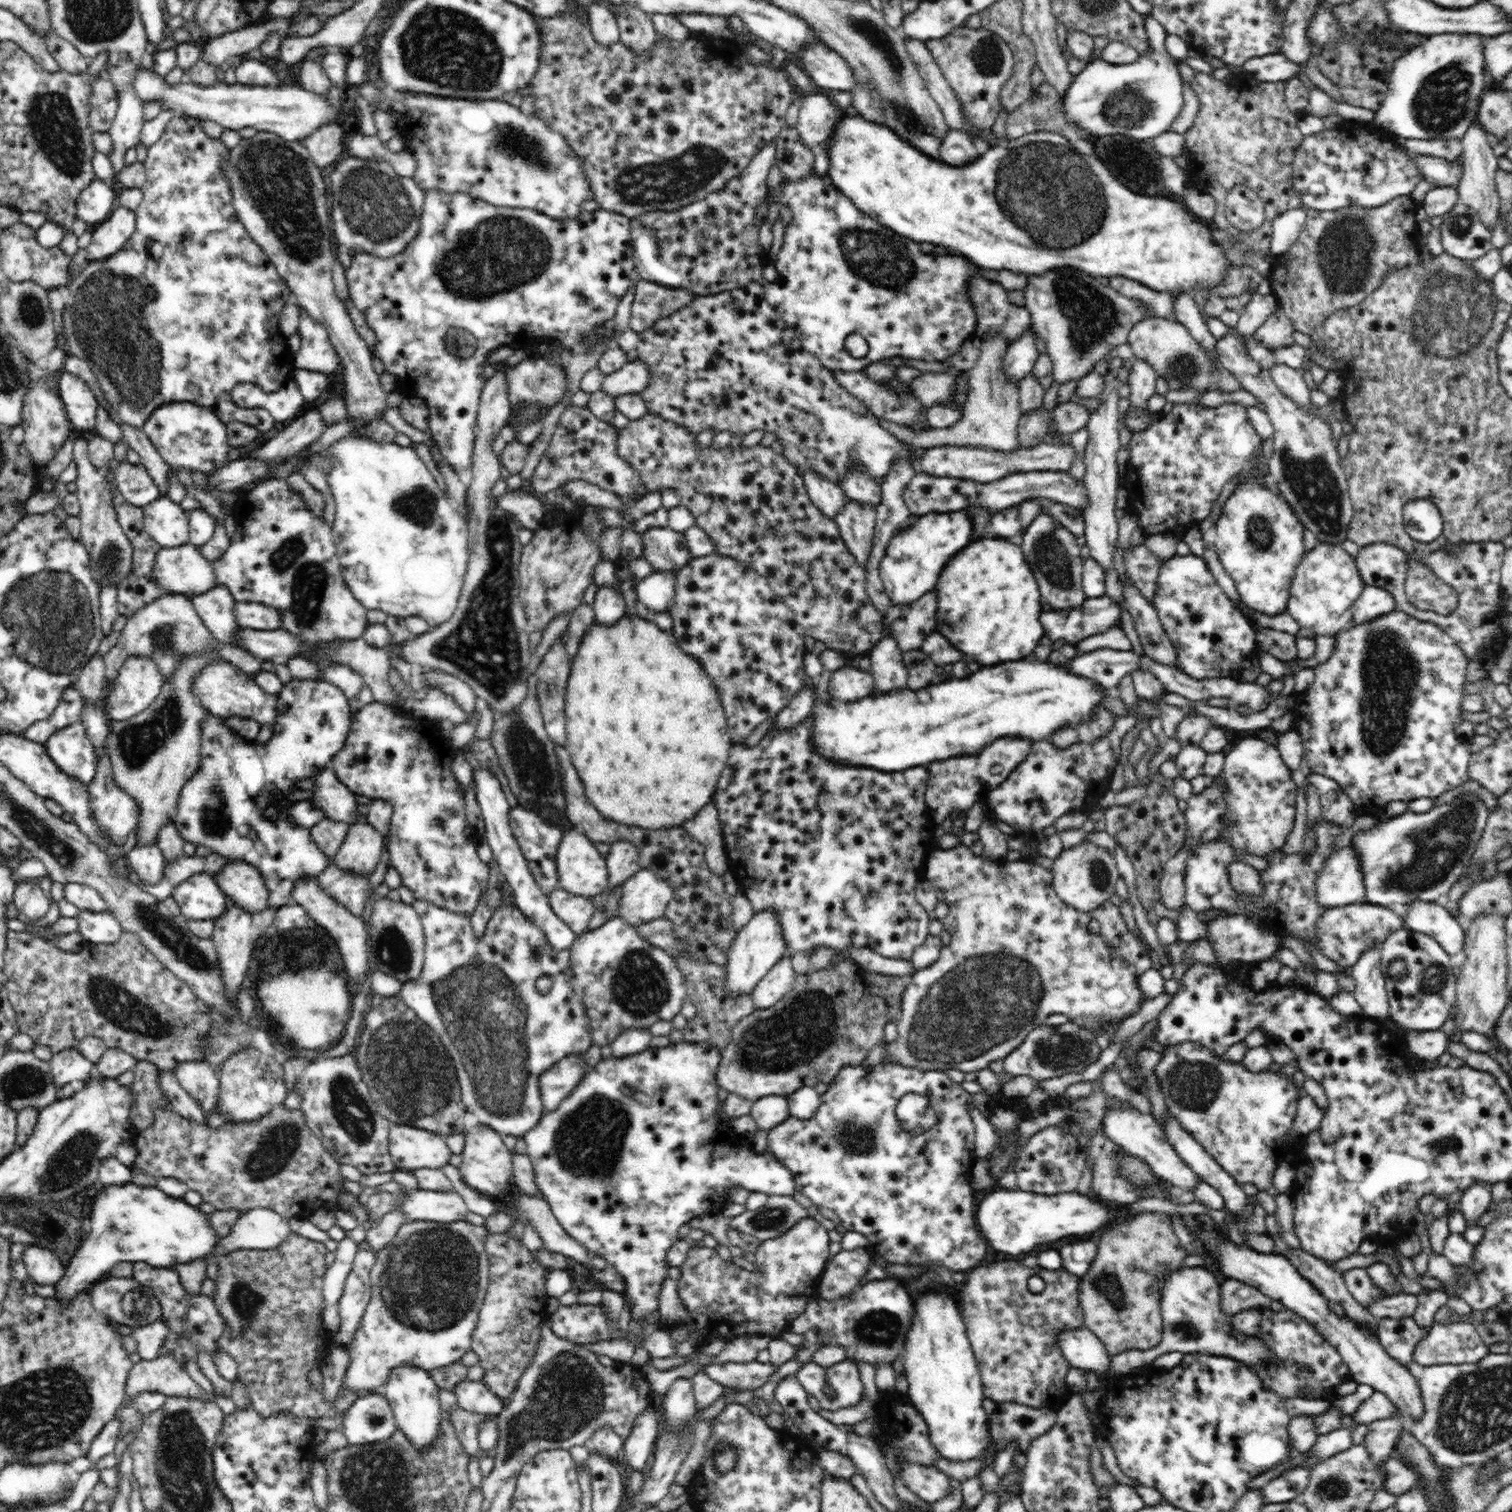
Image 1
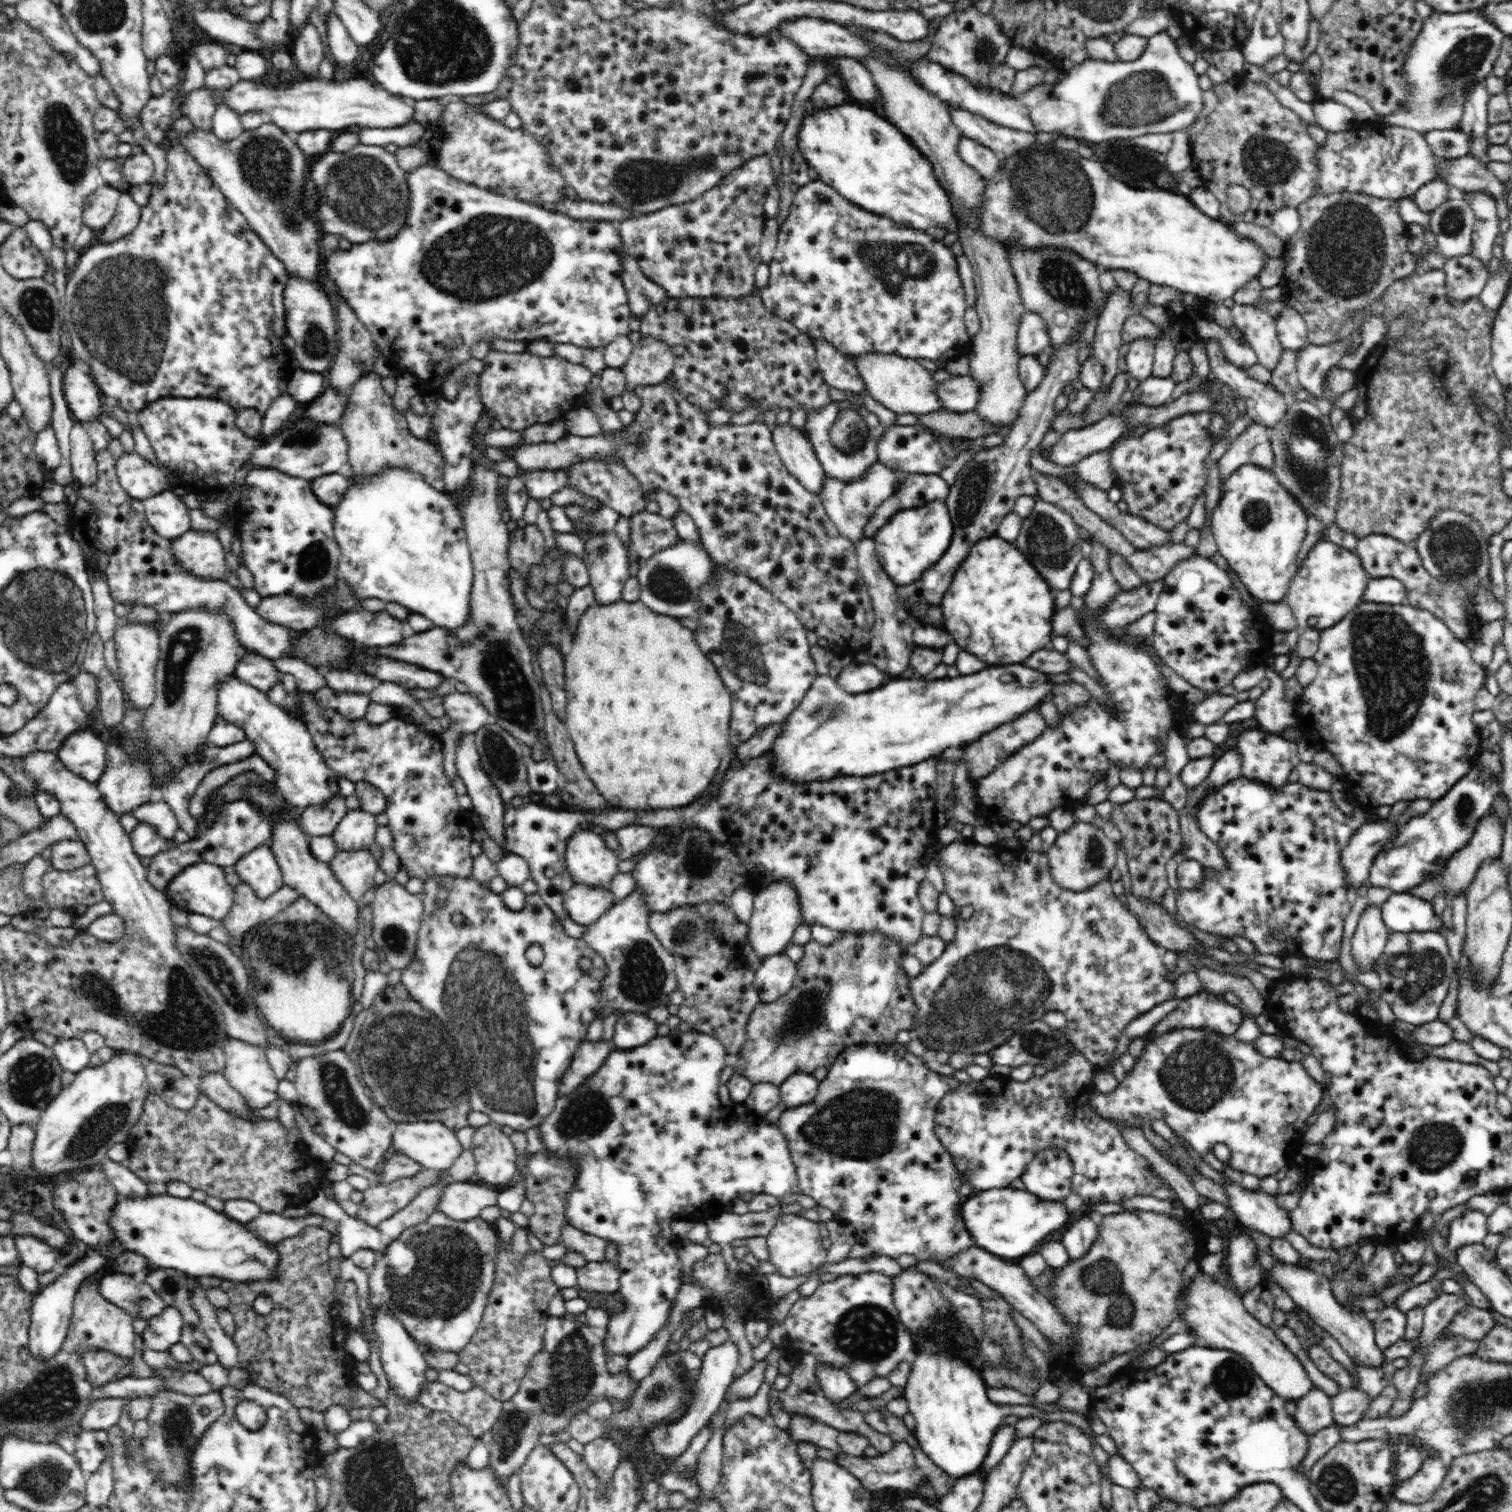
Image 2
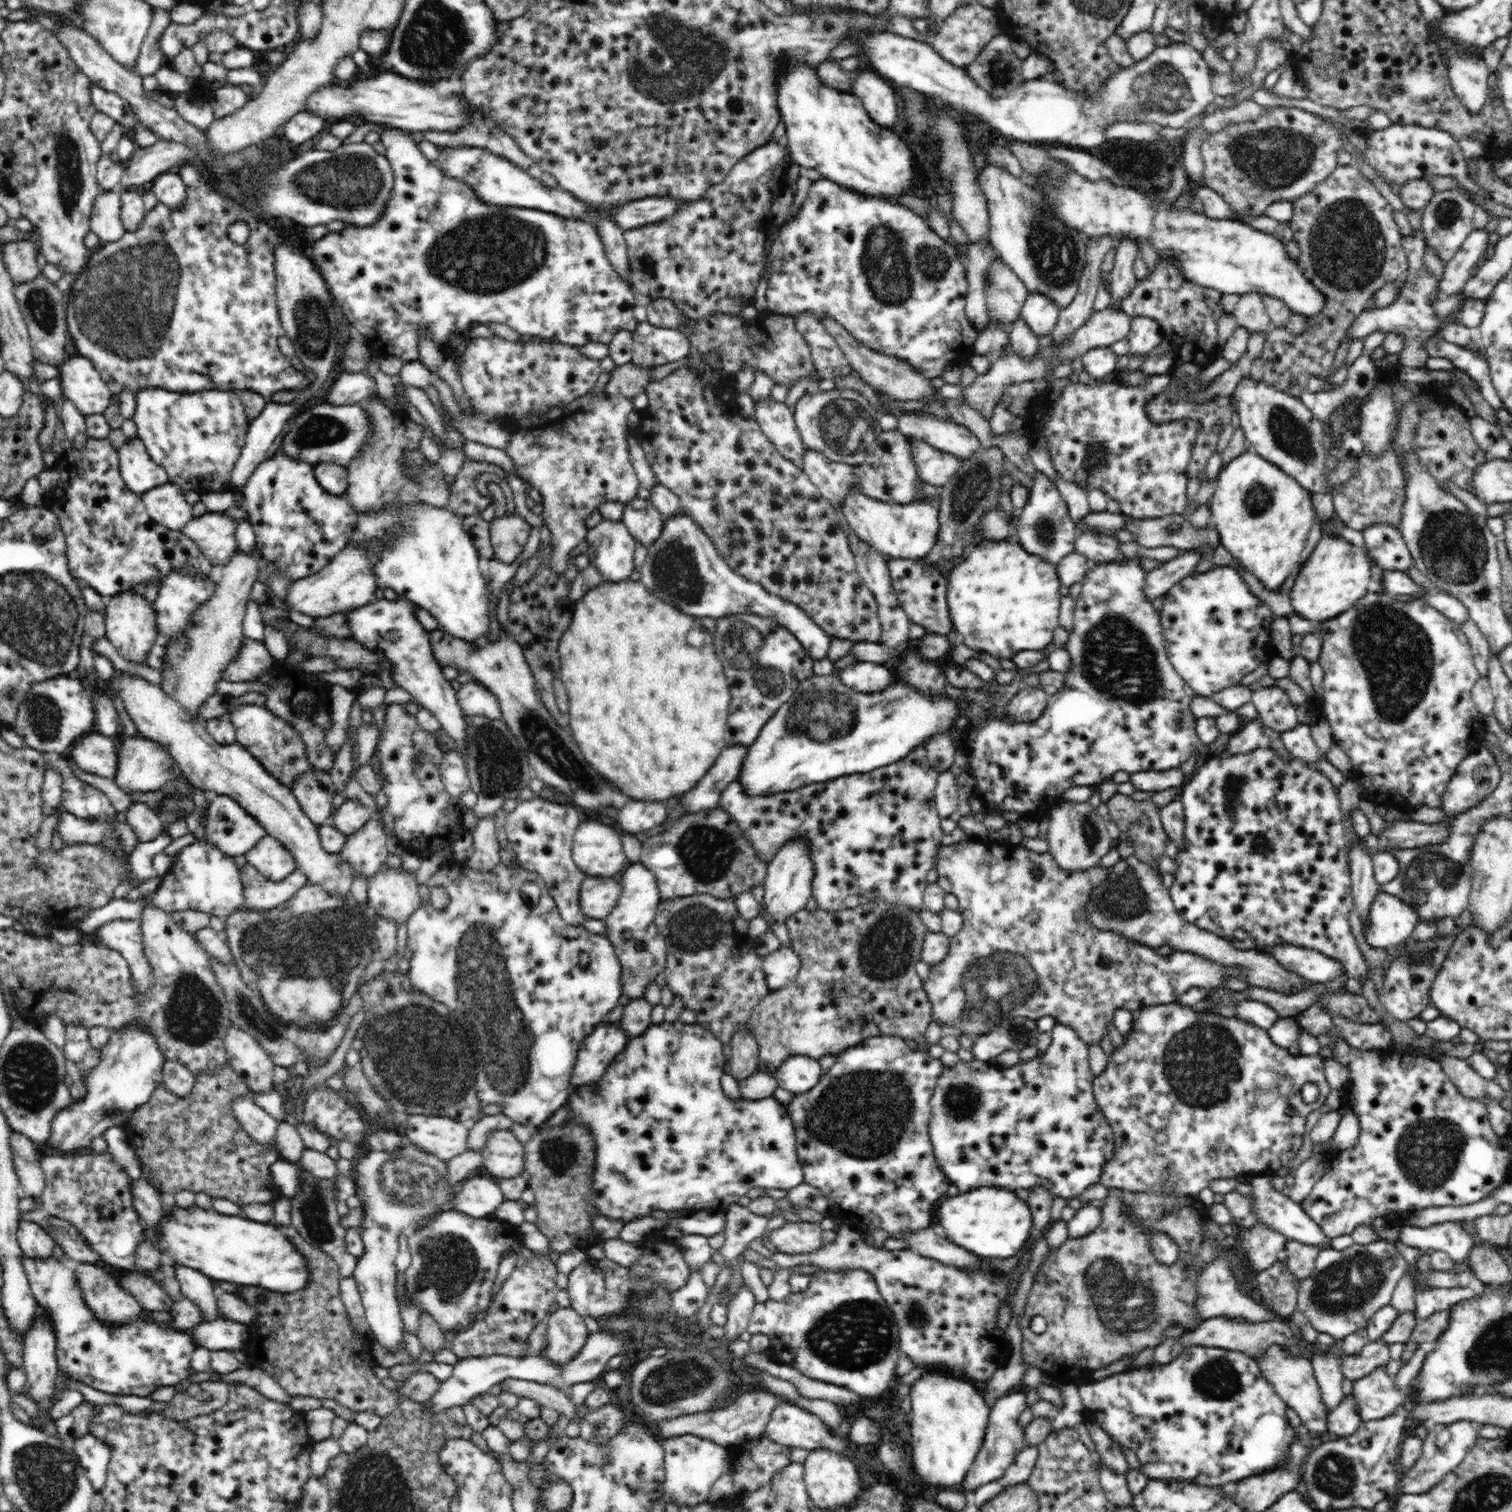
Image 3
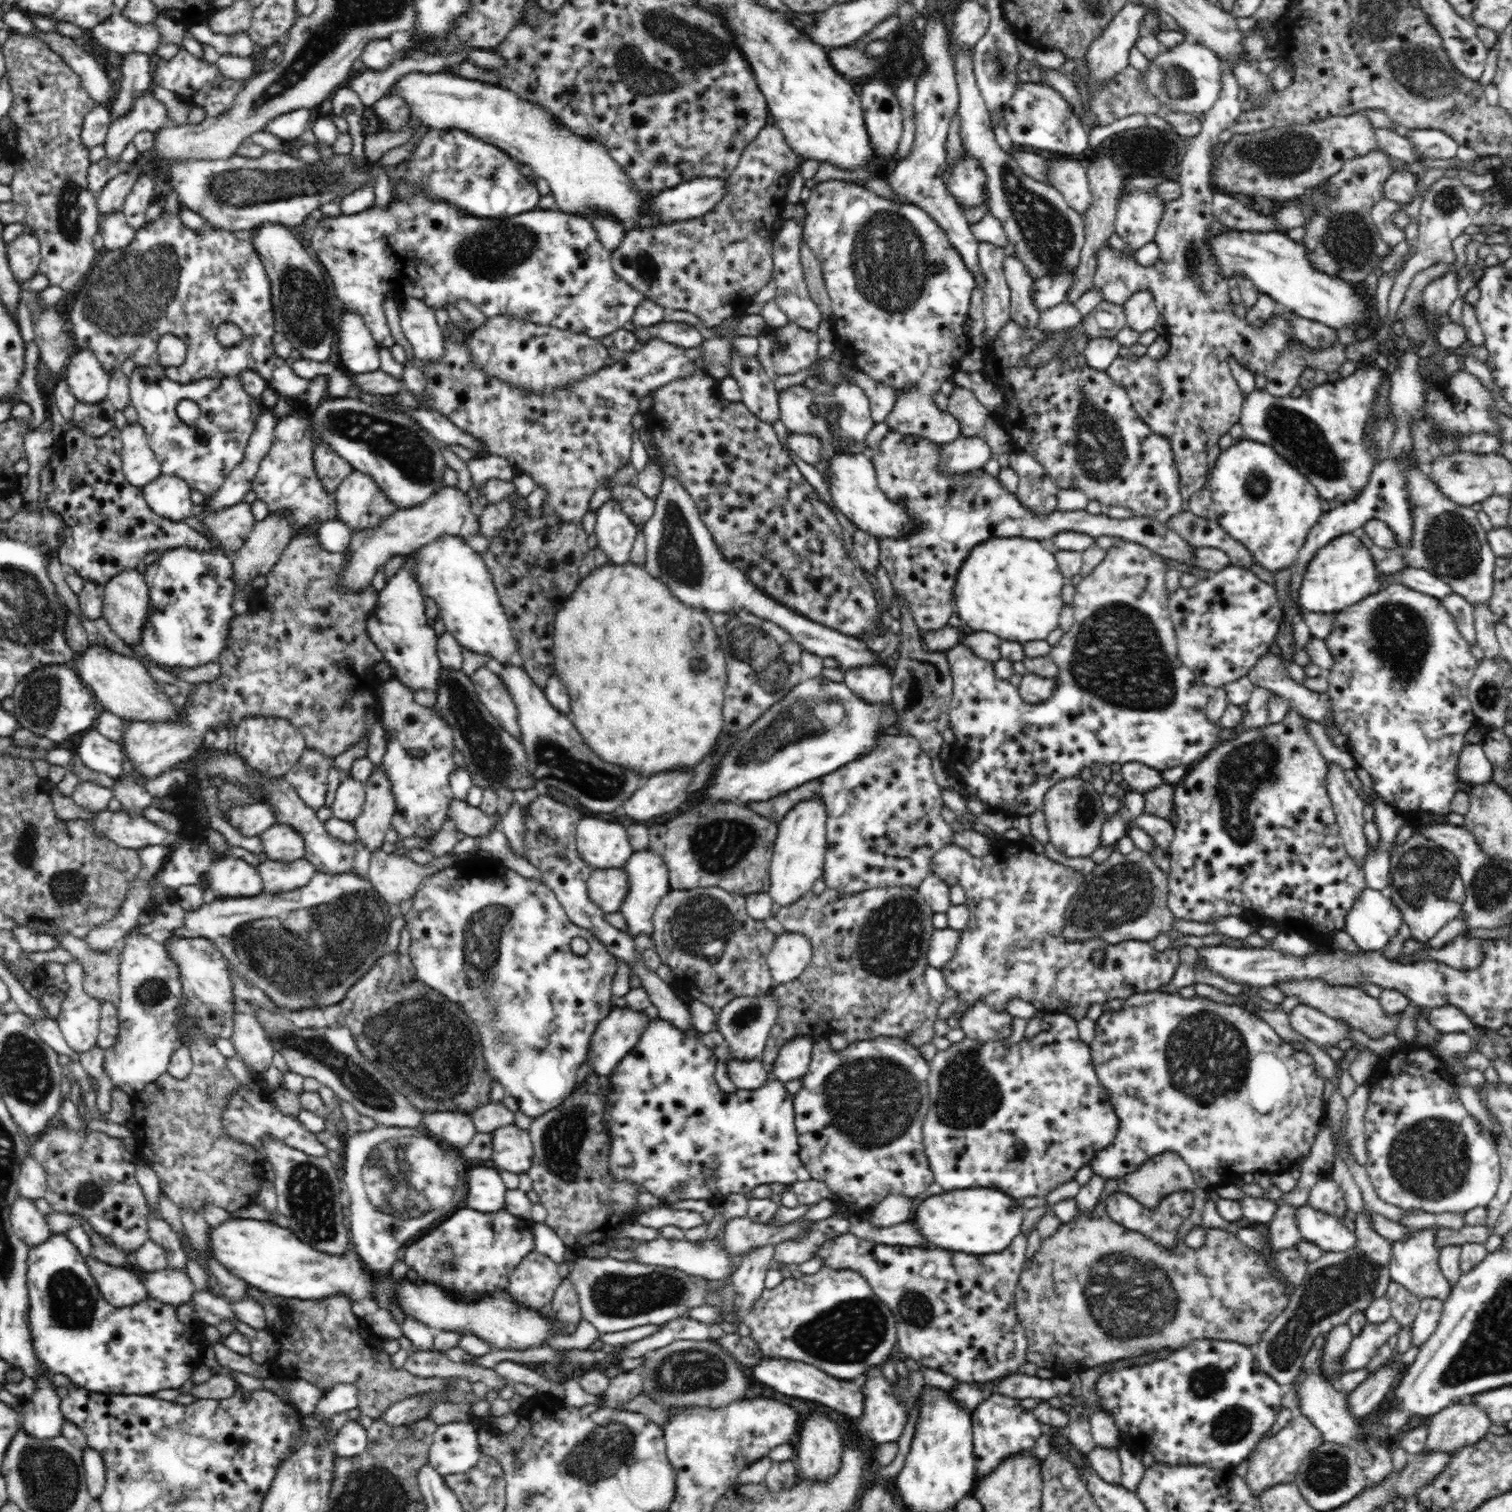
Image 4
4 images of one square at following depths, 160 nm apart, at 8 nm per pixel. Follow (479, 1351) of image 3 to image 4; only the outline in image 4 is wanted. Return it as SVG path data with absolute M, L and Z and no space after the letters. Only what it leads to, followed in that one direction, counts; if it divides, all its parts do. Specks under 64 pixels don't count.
M535 1250L521 1260L509 1277L507 1292L519 1306L530 1310L541 1310L550 1304L562 1282L558 1264Z

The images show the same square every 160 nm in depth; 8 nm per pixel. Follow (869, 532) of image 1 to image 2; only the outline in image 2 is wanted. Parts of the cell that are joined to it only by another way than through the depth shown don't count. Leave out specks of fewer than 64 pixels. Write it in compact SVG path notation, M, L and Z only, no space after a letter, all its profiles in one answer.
M877 459L864 476L852 482L842 482L837 478L826 476L820 498L830 521L834 523L840 536L846 537L852 543L864 536L864 527L871 520L876 508L896 492L898 482L902 482L905 475L904 471L890 468Z

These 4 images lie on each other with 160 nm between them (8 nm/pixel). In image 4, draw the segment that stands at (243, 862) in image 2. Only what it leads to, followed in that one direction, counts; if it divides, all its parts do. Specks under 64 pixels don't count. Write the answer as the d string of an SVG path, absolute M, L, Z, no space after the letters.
M274 824L259 838L262 852L270 860L294 862L305 855L303 838L287 824Z

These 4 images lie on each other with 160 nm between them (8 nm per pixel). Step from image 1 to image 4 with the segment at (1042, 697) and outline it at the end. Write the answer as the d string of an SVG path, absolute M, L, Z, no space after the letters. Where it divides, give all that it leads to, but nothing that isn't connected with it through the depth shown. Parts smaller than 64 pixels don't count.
M824 676L811 679L804 678L800 684L793 686L778 702L774 703L768 710L766 710L766 712L762 714L762 716L760 716L760 718L758 718L758 720L756 720L748 730L740 733L732 744L726 746L722 750L723 759L720 761L717 773L713 776L713 779L707 780L707 782L709 782L706 783L708 784L708 788L704 790L703 796L699 796L701 797L700 803L718 804L718 802L737 802L738 804L748 804L770 800L770 798L774 798L776 795L788 792L788 790L792 790L793 788L798 788L798 786L802 786L802 784L806 784L806 782L810 782L810 780L820 778L820 776L826 776L826 774L830 774L830 772L834 772L834 770L838 770L838 768L846 766L848 762L858 760L860 756L864 756L864 754L872 752L872 750L874 750L874 744L876 744L876 740L878 740L878 736L885 734L884 729L882 728L886 728L886 726L898 727L898 719L896 719L896 711L894 711L894 705L892 702L870 704L862 699L862 697L856 696L844 682L834 682Z

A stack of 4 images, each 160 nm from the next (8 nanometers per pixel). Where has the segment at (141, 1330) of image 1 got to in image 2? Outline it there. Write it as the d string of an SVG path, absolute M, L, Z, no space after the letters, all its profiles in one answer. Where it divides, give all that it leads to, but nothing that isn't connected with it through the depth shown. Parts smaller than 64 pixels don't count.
M167 1306L158 1316L149 1319L141 1334L145 1348L162 1352L181 1342L183 1316L177 1308Z

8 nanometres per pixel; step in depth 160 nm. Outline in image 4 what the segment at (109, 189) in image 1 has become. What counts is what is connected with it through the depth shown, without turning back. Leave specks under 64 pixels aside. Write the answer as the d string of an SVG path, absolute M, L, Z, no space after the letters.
M114 211L97 218L97 228L103 236L103 251L124 248L131 243L137 229L132 228L122 211Z

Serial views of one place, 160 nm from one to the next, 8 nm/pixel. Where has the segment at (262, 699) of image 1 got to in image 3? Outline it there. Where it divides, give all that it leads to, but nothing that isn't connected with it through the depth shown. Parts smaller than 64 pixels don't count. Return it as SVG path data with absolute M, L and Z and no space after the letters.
M253 703L240 704L226 712L225 717L234 725L236 742L257 758L278 782L291 789L296 778L308 772L311 764L308 760L307 748L302 735L294 729L294 725L271 713L270 709Z

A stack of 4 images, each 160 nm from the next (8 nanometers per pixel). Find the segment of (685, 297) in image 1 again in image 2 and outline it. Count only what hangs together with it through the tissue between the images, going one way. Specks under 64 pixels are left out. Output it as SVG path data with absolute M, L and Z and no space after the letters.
M622 250L622 282L626 287L628 304L633 316L644 316L650 308L668 299L666 291L652 282L627 252Z

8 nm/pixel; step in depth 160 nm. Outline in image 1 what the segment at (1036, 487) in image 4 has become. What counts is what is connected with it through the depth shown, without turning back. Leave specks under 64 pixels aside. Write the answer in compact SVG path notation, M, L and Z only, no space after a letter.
M1041 513L1022 534L1020 539L1022 552L1038 580L1040 596L1046 604L1050 604L1052 610L1073 610L1081 608L1087 597L1083 592L1083 565L1084 558L1081 557L1081 548L1077 544L1076 537L1064 526L1060 528L1054 518Z

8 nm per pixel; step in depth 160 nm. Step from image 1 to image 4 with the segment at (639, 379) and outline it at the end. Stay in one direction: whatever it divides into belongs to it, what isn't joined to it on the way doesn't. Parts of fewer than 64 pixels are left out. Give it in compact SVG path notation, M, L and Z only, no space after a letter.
M660 322L653 326L646 326L635 330L635 337L641 347L650 342L652 338L661 338L664 342L681 346L682 348L694 348L703 342L702 334L694 326L684 322Z

